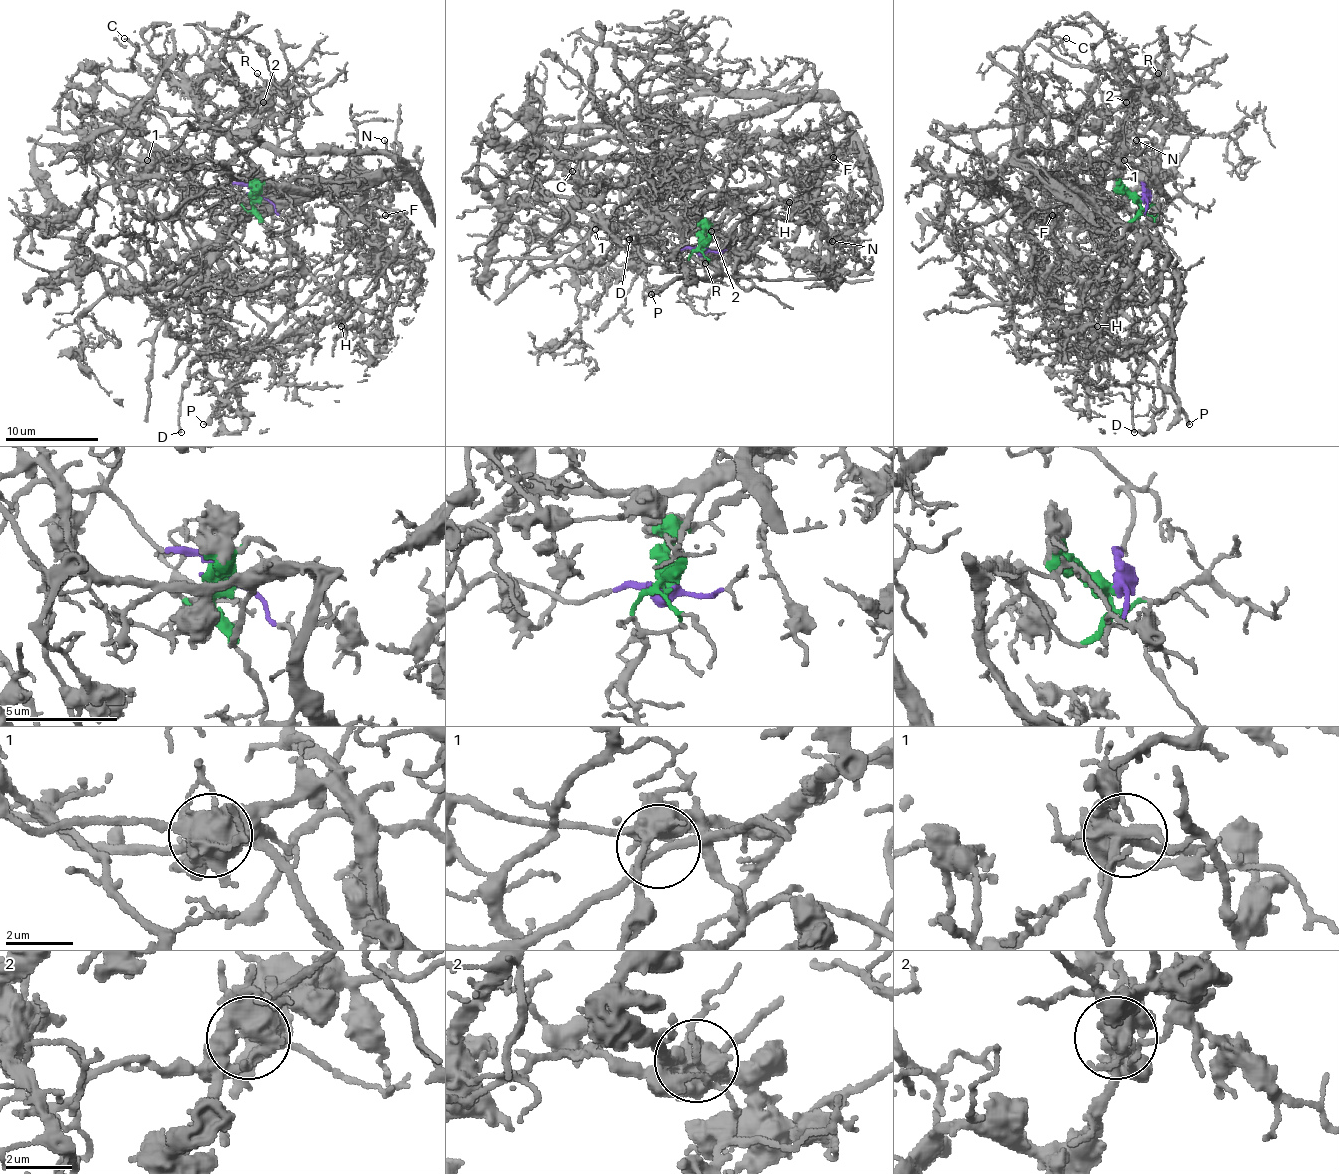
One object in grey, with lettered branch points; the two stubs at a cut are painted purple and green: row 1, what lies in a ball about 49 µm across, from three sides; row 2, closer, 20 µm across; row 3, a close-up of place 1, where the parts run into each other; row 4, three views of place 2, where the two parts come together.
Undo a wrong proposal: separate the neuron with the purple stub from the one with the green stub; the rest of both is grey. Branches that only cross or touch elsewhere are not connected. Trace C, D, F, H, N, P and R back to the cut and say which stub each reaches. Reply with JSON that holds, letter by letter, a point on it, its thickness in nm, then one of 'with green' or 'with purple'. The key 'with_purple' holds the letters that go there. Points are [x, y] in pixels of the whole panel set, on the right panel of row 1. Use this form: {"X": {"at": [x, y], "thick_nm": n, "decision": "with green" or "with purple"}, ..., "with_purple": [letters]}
{"C": {"at": [1066, 38], "thick_nm": 150, "decision": "with purple"}, "D": {"at": [1134, 432], "thick_nm": 160, "decision": "with purple"}, "F": {"at": [1052, 215], "thick_nm": 150, "decision": "with green"}, "H": {"at": [1097, 326], "thick_nm": 130, "decision": "with green"}, "N": {"at": [1136, 140], "thick_nm": 100, "decision": "with green"}, "P": {"at": [1189, 424], "thick_nm": 320, "decision": "with purple"}, "R": {"at": [1158, 73], "thick_nm": 120, "decision": "with green"}, "with_purple": ["C", "D", "P"]}

